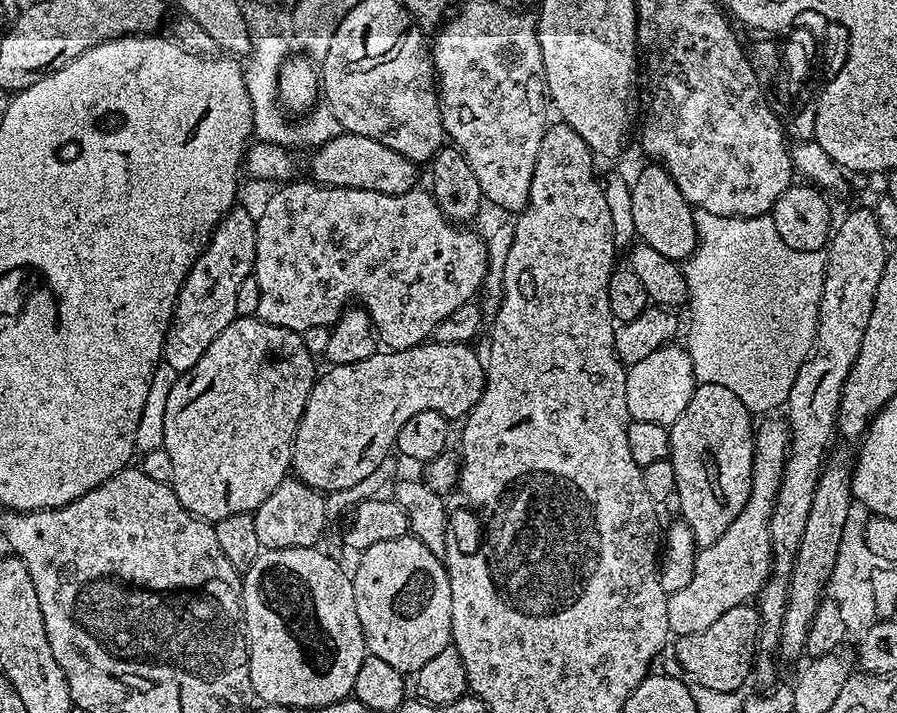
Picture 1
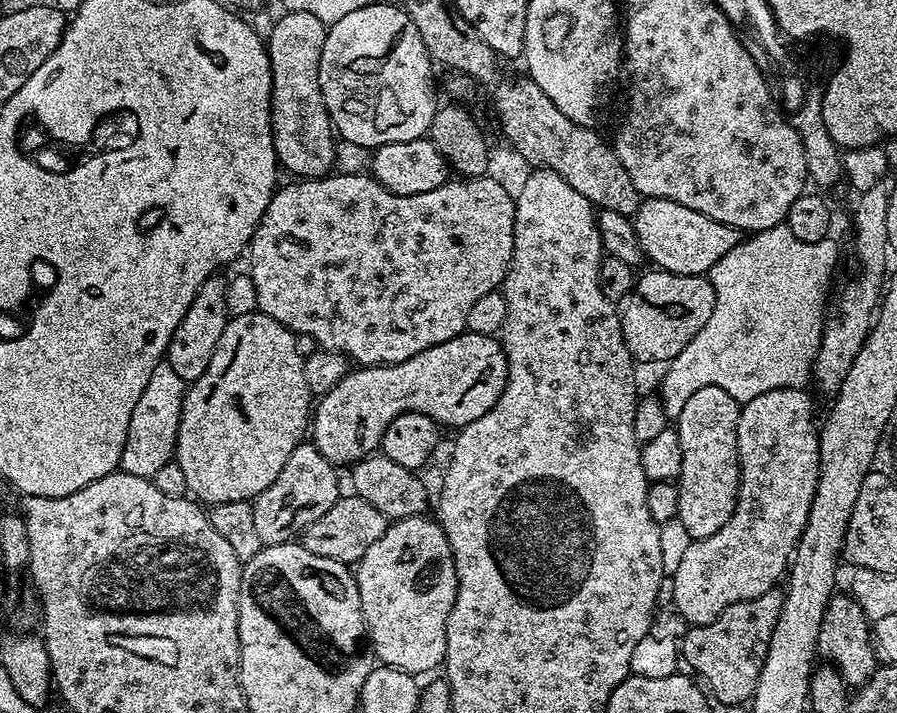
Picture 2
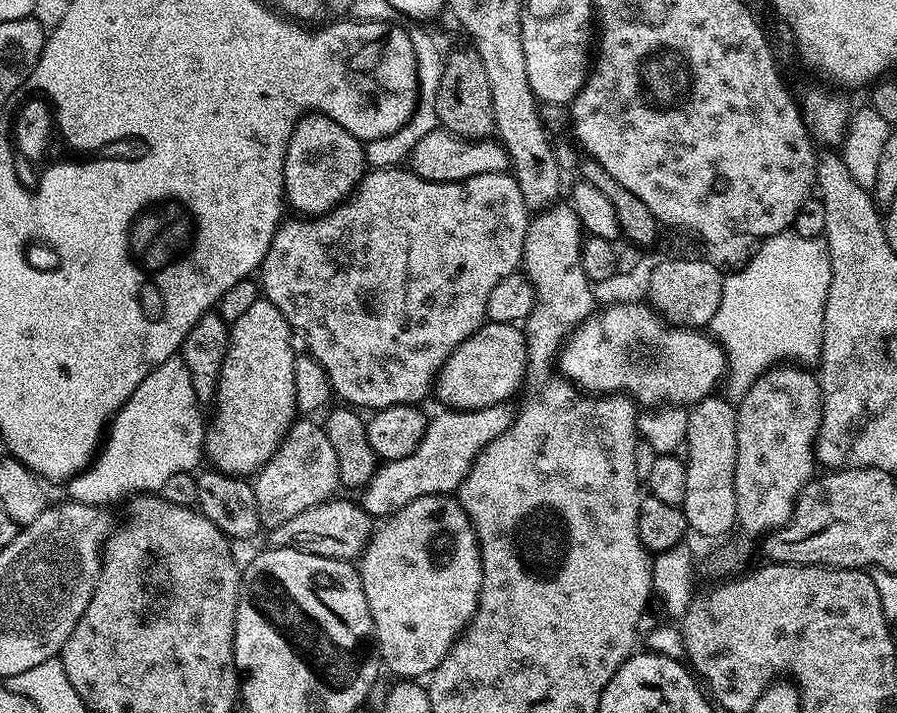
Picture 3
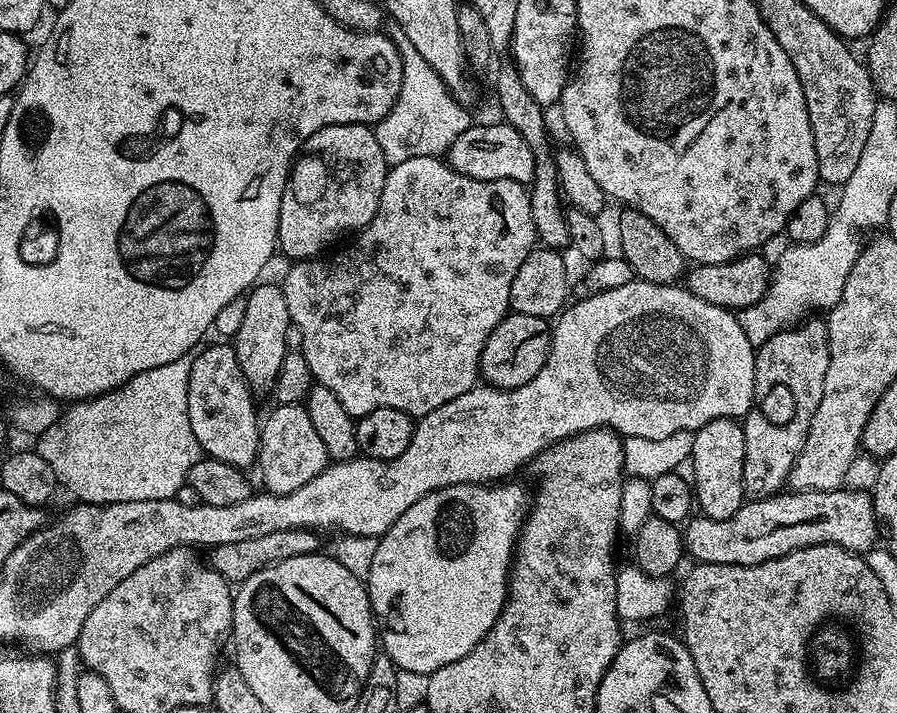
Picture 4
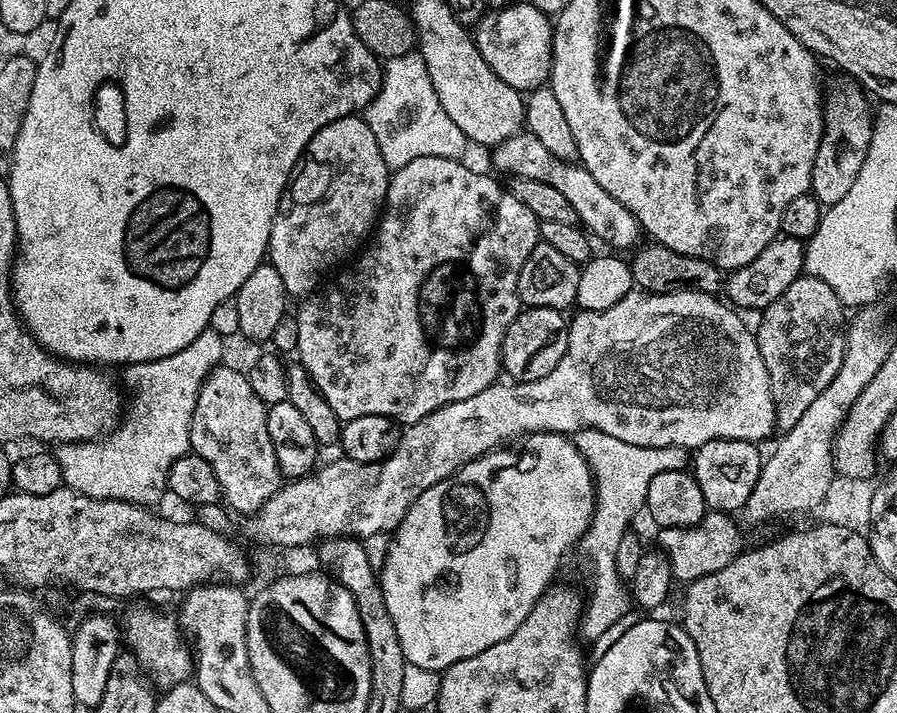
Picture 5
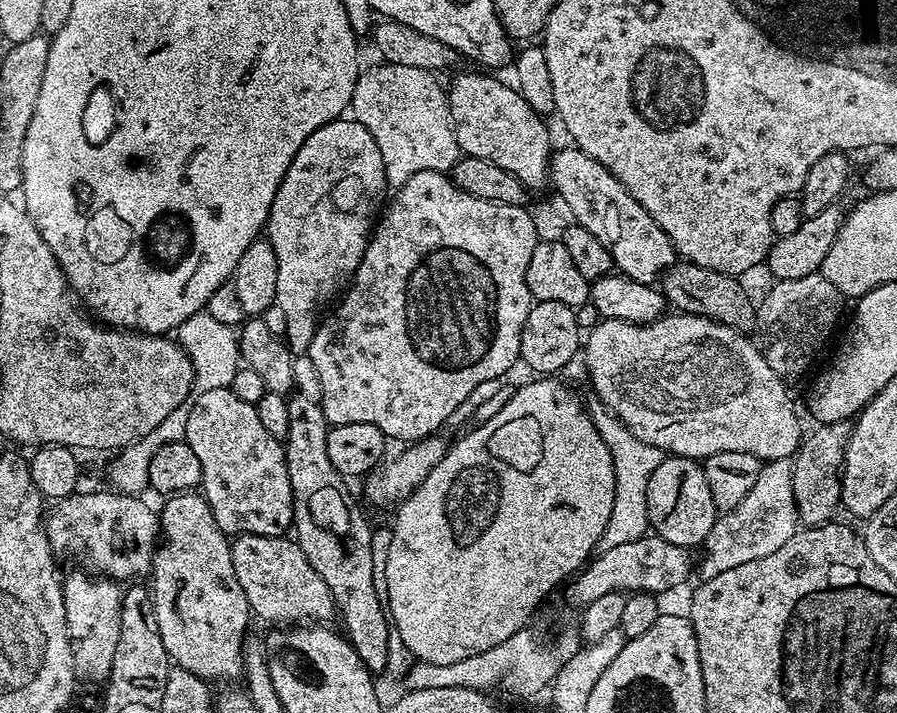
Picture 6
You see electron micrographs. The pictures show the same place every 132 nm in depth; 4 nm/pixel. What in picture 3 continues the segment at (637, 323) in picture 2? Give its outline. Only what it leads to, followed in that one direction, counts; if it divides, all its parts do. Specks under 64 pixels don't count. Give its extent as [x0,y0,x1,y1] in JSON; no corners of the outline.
[646,260,725,330]

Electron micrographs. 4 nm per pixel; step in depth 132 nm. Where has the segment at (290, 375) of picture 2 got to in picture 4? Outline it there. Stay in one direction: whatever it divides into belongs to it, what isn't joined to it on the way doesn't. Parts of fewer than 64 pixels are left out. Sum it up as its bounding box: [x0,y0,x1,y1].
[234,282,292,390]

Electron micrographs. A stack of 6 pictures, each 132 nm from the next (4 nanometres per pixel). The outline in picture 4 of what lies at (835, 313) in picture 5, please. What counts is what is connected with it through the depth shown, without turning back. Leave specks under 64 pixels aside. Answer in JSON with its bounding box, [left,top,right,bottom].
[742,318,830,500]

